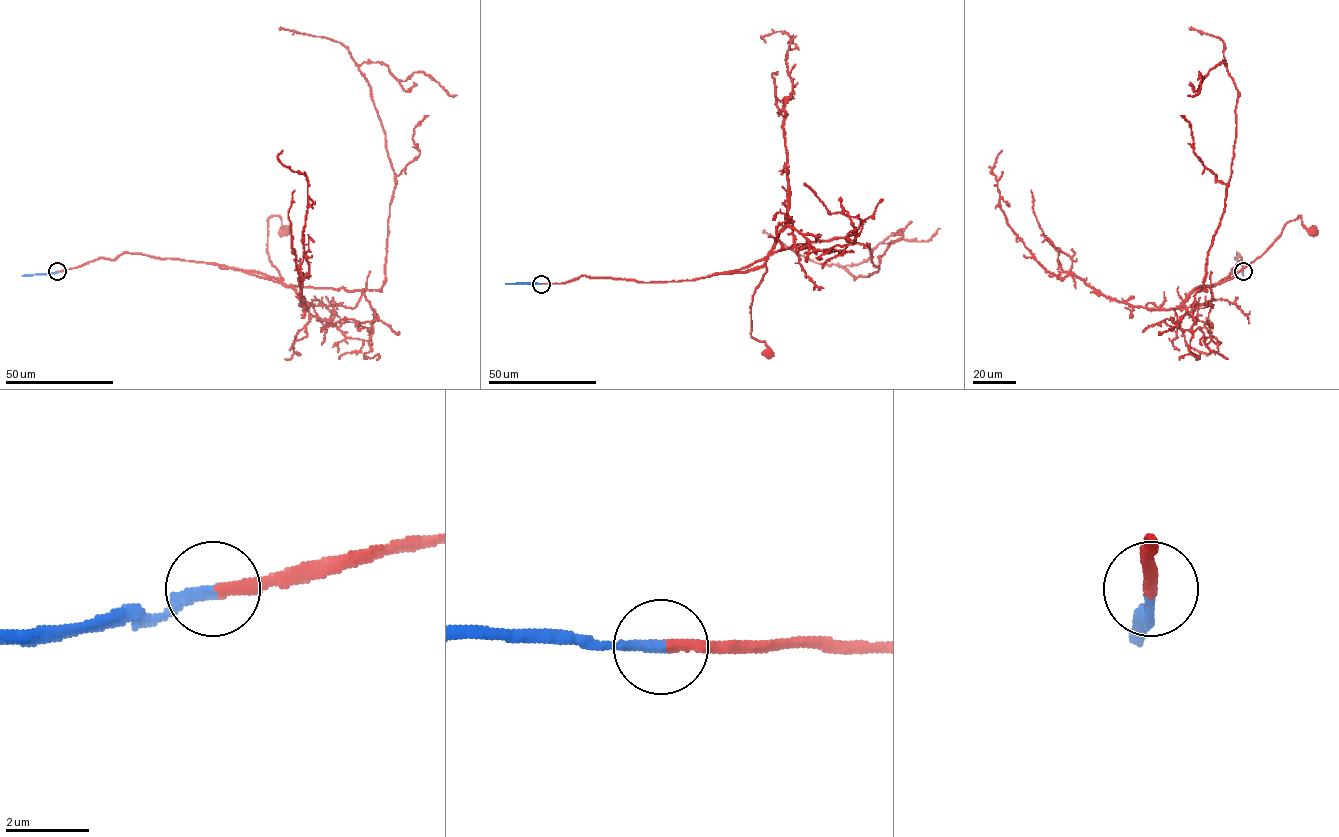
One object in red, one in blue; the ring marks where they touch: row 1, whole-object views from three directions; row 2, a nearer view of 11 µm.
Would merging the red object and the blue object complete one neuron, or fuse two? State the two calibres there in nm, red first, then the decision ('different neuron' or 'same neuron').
calibres 280 and 280 nm; same neuron

